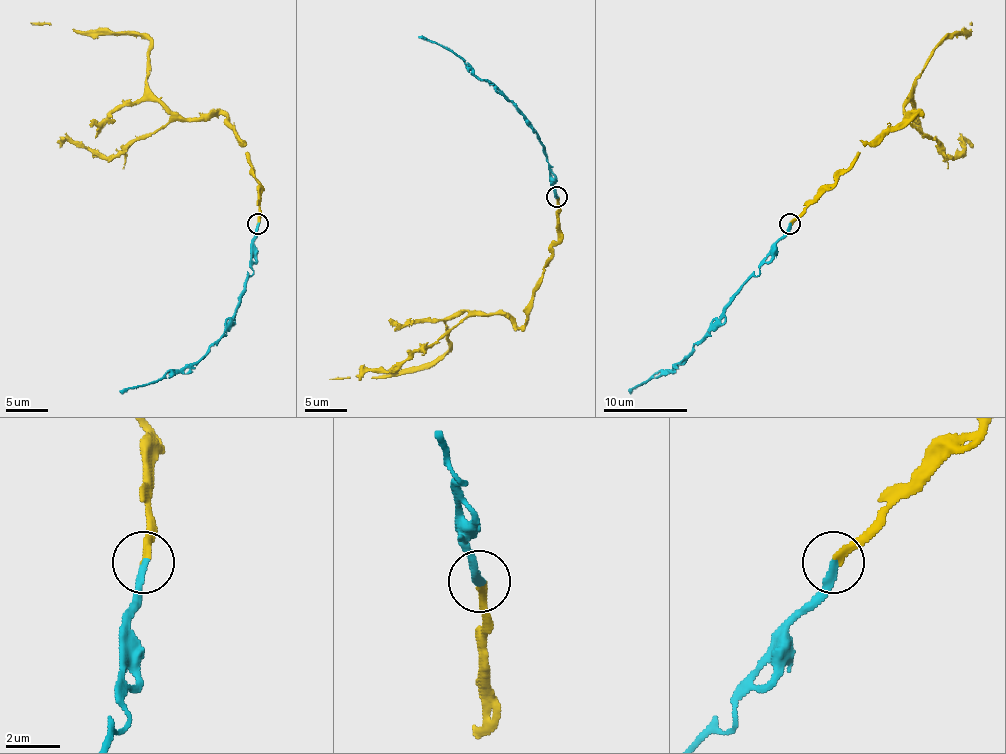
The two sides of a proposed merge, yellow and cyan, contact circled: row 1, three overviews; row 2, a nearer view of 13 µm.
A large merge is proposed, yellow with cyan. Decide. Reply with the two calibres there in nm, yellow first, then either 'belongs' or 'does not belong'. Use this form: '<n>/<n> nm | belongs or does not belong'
240/280 nm | belongs

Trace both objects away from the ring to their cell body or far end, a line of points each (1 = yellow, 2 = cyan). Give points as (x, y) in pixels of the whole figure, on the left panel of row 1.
1: (258, 223), (258, 181), (246, 146), (222, 114), (178, 118), (160, 100), (147, 83), (143, 35), (30, 22)
2: (258, 223), (252, 267), (254, 274), (248, 276), (246, 292), (231, 326), (197, 362), (120, 393)

